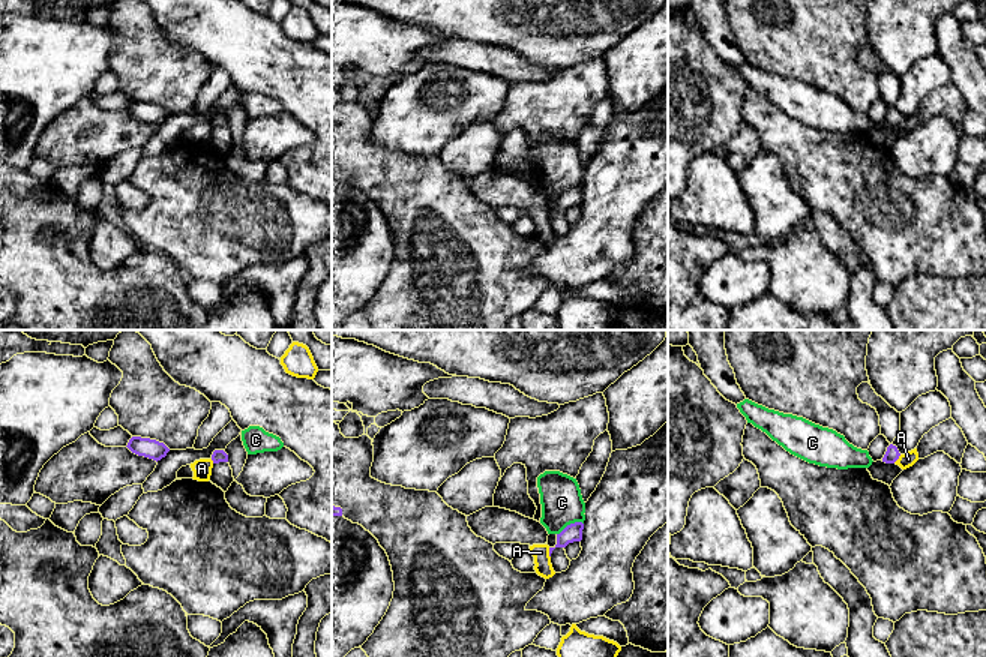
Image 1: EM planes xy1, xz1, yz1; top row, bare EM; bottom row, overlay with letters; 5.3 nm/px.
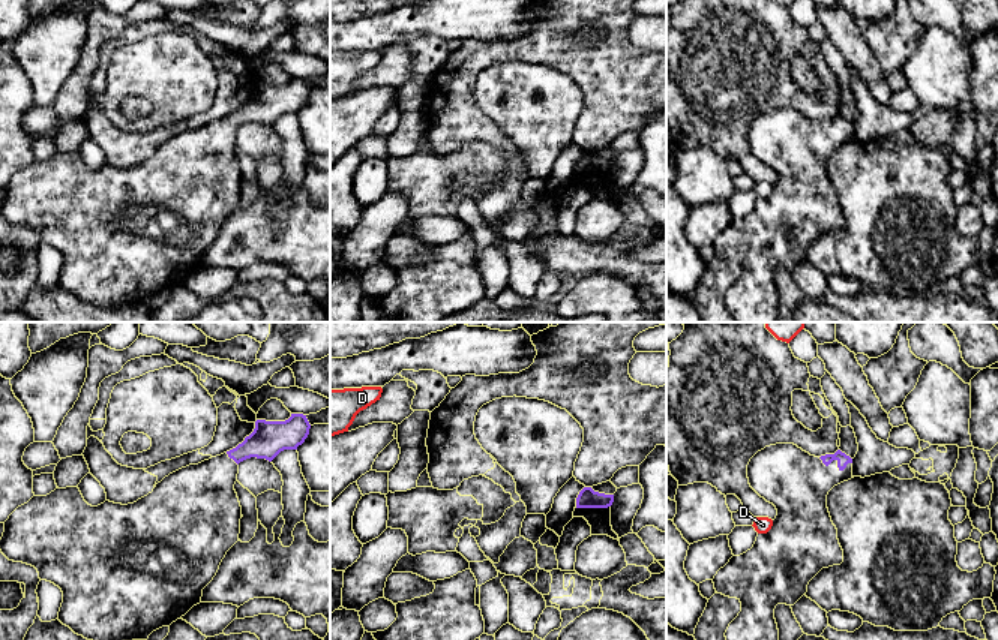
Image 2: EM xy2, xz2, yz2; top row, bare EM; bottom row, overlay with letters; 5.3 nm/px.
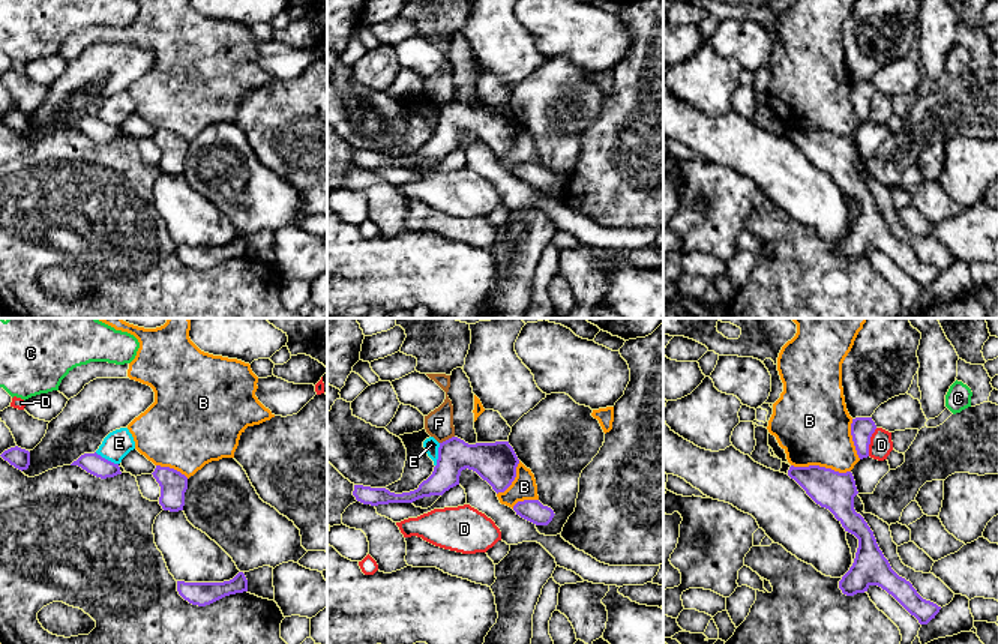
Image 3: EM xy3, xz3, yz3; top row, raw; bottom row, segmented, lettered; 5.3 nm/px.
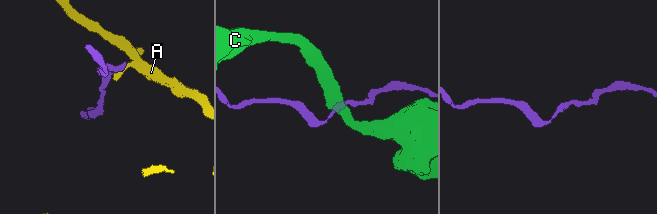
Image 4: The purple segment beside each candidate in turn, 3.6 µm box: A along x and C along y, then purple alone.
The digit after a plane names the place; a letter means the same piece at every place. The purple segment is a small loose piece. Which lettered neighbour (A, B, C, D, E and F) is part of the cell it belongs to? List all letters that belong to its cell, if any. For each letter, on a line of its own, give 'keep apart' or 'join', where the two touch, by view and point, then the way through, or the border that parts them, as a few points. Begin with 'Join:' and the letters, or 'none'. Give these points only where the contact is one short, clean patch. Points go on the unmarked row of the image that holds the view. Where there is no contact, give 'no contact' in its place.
Join: none
A: keep apart; meets purple in xz1 at (550, 216); border along xz1 (548, 212), (550, 221)
B: keep apart; meets purple in yz3 at (821, 131)
C: keep apart; meets purple in xz1 at (571, 188); border along xz1 (583, 186), (571, 186), (557, 198)
D: keep apart; meets purple in yz3 at (869, 105); border along yz3 (877, 92), (871, 101), (868, 119)
E: keep apart; meets purple in xy3 at (107, 123); border along xy3 (95, 116), (117, 128)
F: keep apart; meets purple in xz3 at (446, 104); border along xz3 (453, 99), (440, 107)

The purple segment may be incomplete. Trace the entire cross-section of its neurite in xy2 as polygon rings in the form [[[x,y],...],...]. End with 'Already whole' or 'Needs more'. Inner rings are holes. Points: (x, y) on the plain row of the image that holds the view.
[[[291,78],[285,85],[257,84],[254,96],[236,112],[170,138],[152,157],[128,169],[105,165],[92,171],[78,151],[57,151],[47,160],[33,160],[5,186],[0,214],[9,225],[35,231],[41,244],[62,253],[63,267],[57,283],[75,298],[99,307],[147,304],[153,295],[170,291],[201,267],[203,253],[239,205],[242,171],[234,154],[239,127],[251,121],[272,126],[284,114],[297,114],[309,93],[303,78]]]. Needs more

